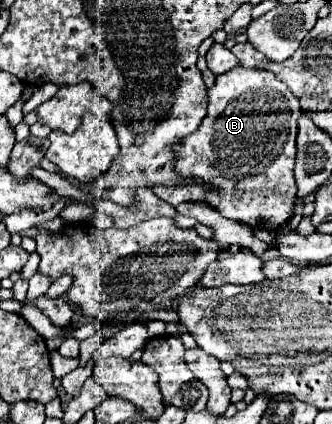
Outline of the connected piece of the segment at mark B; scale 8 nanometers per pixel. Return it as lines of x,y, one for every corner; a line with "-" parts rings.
238,65
232,73
216,77
212,89
208,89
208,115
202,119
198,131
180,139
174,151
174,171
182,179
196,179
196,185
154,185
154,193
172,207
184,201
202,201
226,219
234,219
252,229
278,231
294,217
296,205
296,121
302,115
298,97
272,73
262,69
248,69

